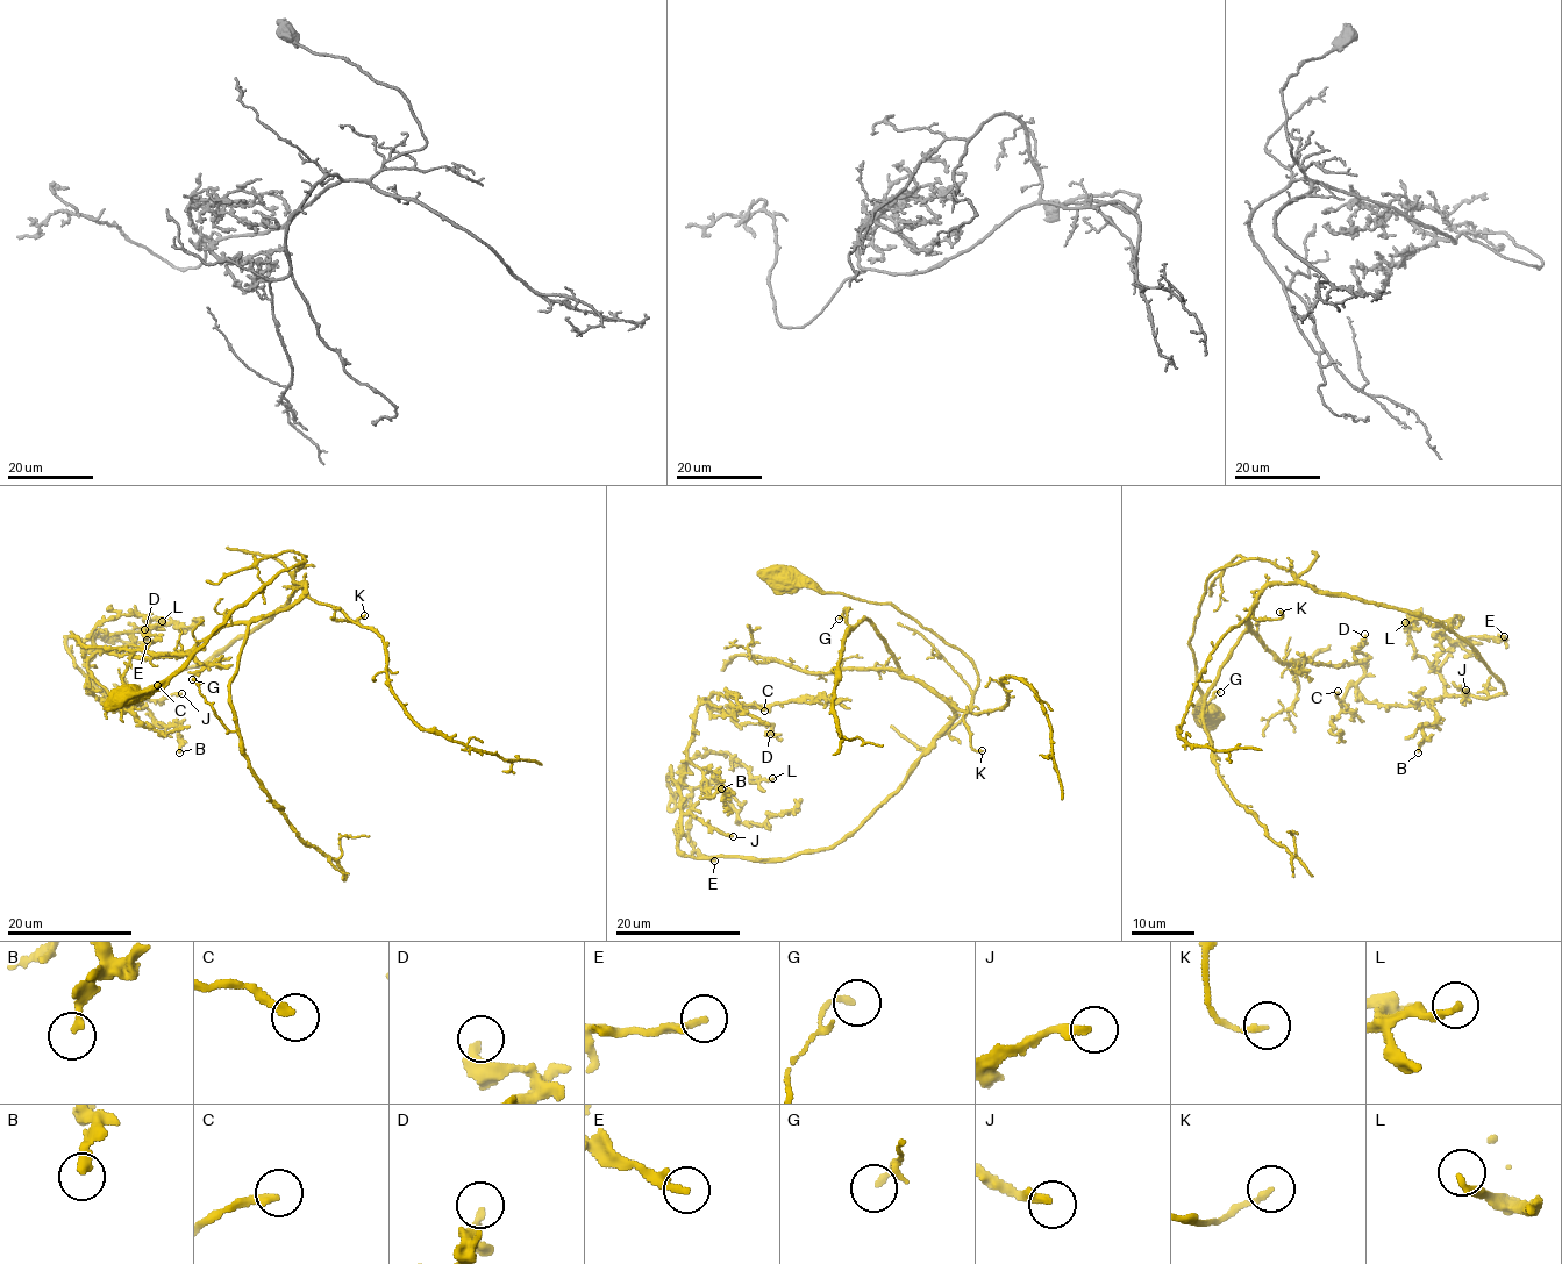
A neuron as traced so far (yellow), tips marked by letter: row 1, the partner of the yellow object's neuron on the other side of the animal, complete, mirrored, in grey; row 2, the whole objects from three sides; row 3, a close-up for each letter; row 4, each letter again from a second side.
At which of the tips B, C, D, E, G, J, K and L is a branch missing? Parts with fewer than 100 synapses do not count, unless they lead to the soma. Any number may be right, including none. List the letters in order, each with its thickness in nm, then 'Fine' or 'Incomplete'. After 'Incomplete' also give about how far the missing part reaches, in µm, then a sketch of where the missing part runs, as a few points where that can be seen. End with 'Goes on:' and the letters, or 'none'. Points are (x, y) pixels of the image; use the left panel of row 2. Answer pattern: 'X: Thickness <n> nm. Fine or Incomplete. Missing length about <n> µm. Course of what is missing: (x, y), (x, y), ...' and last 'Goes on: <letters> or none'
B: Thickness 260 nm. Fine
C: Thickness 280 nm. Fine
D: Thickness 280 nm. Fine
E: Thickness 240 nm. Fine
G: Thickness 160 nm. Fine
J: Thickness 300 nm. Incomplete. Missing length about 25 µm. Course of what is missing: (182, 693), (192, 675), (182, 679), (169, 695), (176, 704), (211, 706), (216, 711)
K: Thickness 160 nm. Fine
L: Thickness 200 nm. Fine
Goes on: J

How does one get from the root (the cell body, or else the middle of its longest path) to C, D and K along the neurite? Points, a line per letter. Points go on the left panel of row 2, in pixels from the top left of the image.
C: (126, 698), (306, 557), (285, 605), (202, 662), (129, 699), (87, 683), (128, 704), (157, 685)
D: (126, 698), (306, 557), (252, 630), (129, 699), (90, 694), (88, 659), (150, 643), (144, 629)
K: (126, 698), (151, 694), (228, 614), (304, 556), (296, 580), (332, 605), (333, 620), (364, 615)

